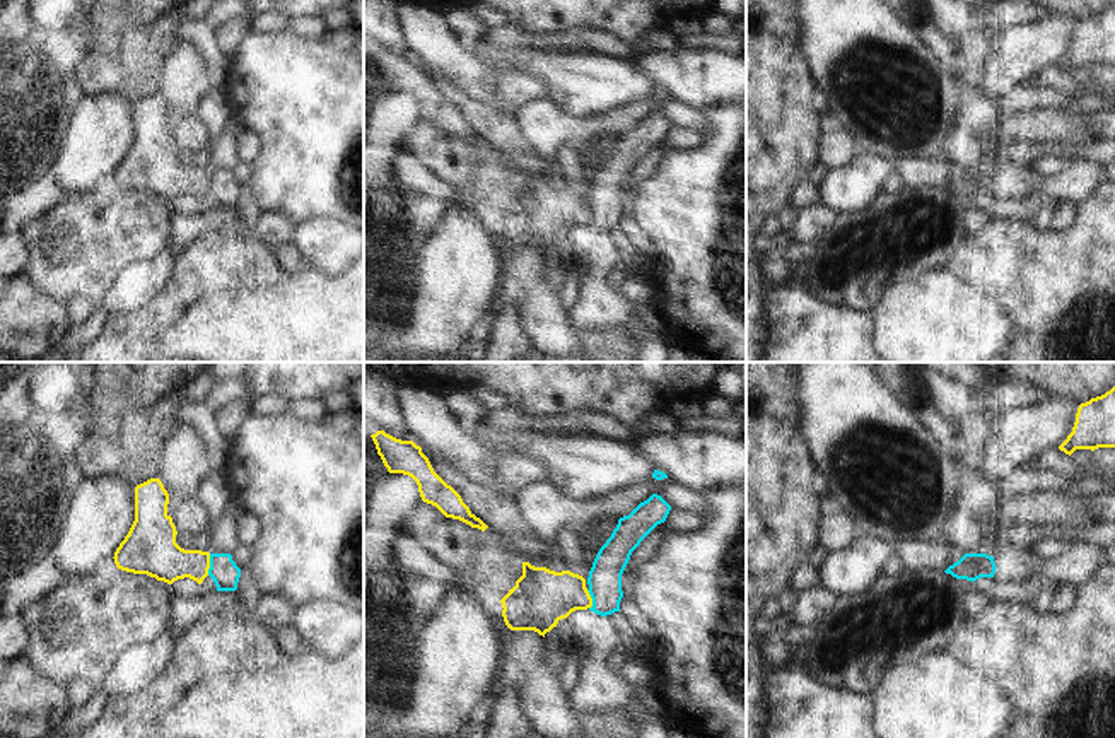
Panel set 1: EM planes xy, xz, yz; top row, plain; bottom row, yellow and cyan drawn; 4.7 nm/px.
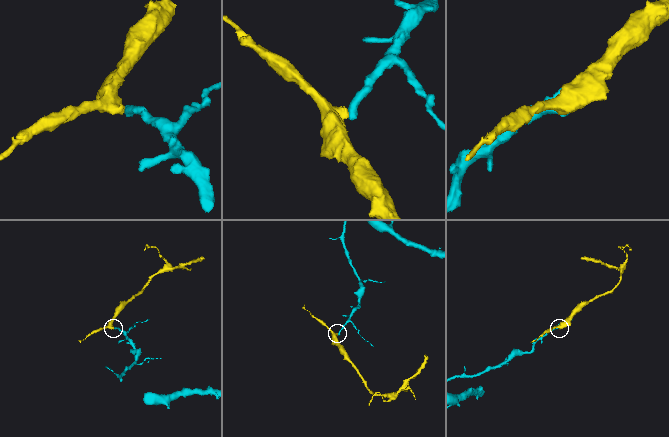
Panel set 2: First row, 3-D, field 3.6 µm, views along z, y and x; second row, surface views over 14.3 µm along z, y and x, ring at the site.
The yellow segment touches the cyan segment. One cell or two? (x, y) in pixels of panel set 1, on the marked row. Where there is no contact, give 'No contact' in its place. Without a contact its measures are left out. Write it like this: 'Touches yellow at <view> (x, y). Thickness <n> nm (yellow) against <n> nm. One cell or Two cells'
Touches yellow at xy (209, 564). Thickness 200 nm (yellow) against 130 nm. Two cells

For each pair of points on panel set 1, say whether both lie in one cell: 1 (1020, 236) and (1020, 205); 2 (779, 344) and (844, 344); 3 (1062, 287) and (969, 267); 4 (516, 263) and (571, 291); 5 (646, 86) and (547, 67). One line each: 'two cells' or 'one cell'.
1: two cells
2: one cell
3: one cell
4: two cells
5: one cell

